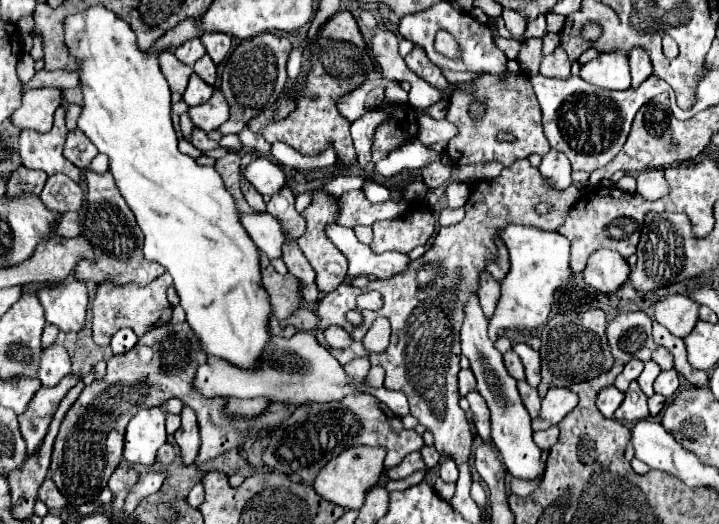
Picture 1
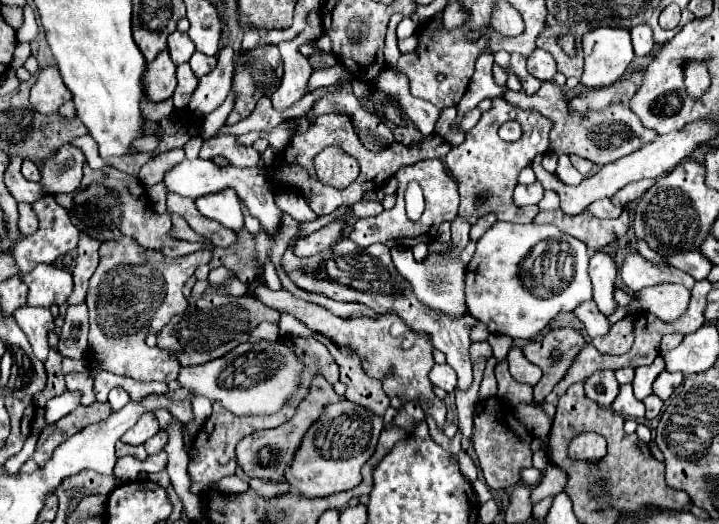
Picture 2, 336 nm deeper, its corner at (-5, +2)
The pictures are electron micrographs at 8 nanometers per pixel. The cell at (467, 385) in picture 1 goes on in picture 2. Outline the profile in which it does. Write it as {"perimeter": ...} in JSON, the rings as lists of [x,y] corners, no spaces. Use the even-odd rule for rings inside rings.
{"perimeter":[[[435,364],[433,370],[429,372],[429,378],[435,386],[443,388],[447,394],[451,394],[455,390],[457,384],[457,376],[453,374],[453,370],[447,364]]]}

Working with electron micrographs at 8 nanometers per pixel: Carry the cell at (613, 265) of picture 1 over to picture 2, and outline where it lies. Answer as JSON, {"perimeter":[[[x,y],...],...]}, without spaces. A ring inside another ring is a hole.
{"perimeter":[[[595,252],[589,258],[589,276],[593,280],[593,300],[605,316],[615,312],[615,302],[613,302],[615,274],[617,274],[617,268],[609,254]]]}

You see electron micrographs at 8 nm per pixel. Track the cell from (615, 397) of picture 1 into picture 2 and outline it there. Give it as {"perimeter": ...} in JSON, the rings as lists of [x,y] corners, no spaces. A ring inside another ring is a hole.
{"perimeter":[[[599,370],[591,374],[585,380],[583,388],[585,388],[585,394],[603,408],[609,408],[619,394],[619,384],[615,380],[613,370]]]}

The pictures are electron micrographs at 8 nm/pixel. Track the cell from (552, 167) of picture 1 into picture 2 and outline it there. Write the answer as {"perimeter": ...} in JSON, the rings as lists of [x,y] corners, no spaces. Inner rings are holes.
{"perimeter":[[[539,182],[531,184],[531,186],[517,186],[515,192],[513,192],[513,204],[517,208],[523,208],[523,206],[531,206],[531,204],[539,204],[543,196],[543,186]]]}

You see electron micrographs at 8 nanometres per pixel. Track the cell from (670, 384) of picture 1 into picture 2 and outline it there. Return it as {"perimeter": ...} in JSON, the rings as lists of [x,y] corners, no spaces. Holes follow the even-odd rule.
{"perimeter":[[[663,370],[657,376],[657,380],[653,382],[653,394],[659,396],[661,400],[667,400],[681,382],[683,382],[683,374],[681,372],[667,372],[667,370]]]}

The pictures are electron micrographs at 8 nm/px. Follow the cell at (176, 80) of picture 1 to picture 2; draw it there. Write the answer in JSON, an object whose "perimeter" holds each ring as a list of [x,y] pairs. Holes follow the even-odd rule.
{"perimeter":[[[167,50],[157,54],[157,58],[151,64],[147,64],[147,70],[141,82],[145,86],[145,96],[149,100],[161,102],[171,98],[177,86],[177,78],[175,78],[175,64],[171,62]]]}

